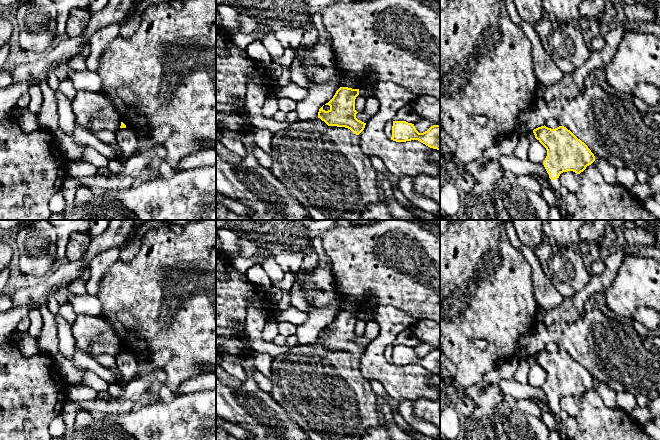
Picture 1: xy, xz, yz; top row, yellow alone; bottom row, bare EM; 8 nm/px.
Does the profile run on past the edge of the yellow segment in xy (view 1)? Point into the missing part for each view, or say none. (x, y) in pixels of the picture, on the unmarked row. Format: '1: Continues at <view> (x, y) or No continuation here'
1: No continuation here

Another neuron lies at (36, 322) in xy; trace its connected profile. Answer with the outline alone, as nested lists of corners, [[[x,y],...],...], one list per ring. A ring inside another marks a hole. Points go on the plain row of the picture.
[[[33,308],[28,313],[28,318],[30,320],[30,327],[28,329],[28,334],[30,334],[33,337],[38,337],[43,329],[43,319],[42,315],[38,311],[38,309]]]

